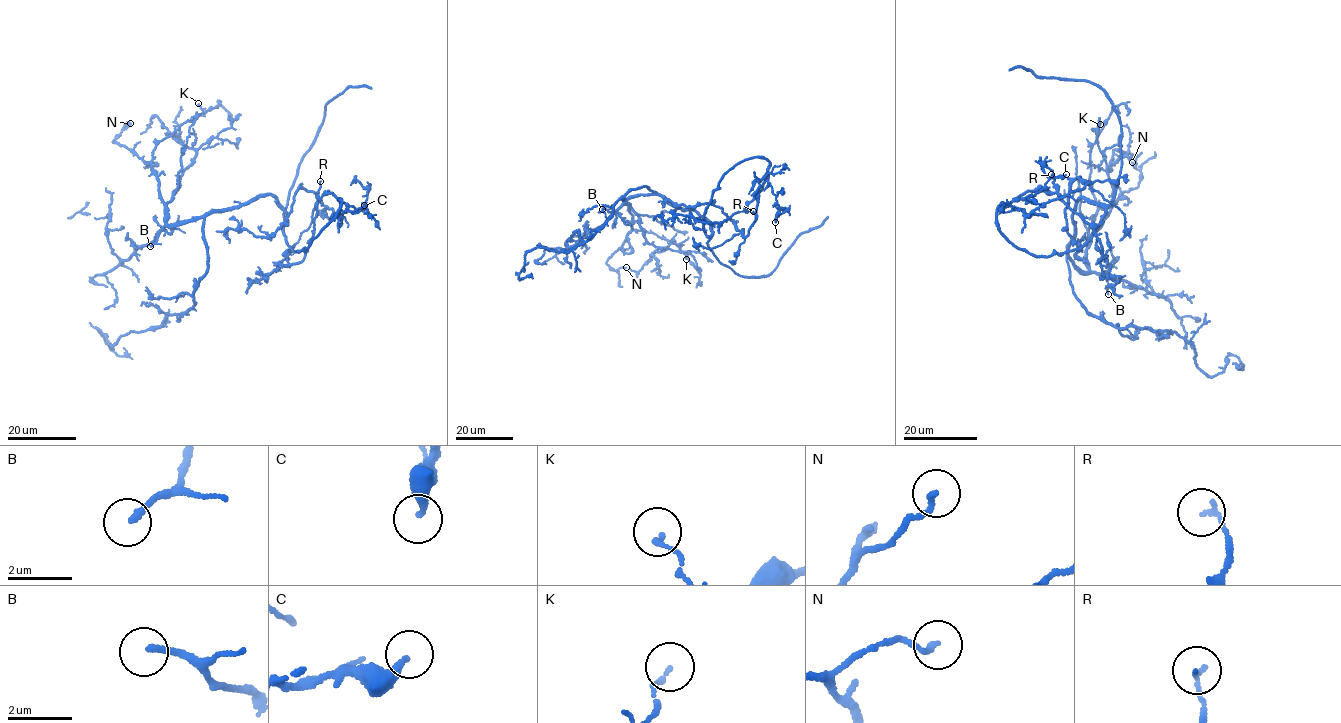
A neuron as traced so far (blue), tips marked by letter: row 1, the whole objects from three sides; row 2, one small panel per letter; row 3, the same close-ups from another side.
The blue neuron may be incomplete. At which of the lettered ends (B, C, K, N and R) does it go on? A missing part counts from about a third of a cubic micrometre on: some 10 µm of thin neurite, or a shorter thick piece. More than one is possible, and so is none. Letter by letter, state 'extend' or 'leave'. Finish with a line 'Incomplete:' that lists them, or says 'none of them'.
B: leave
C: leave
K: leave
N: leave
R: leave
Incomplete: none of them

